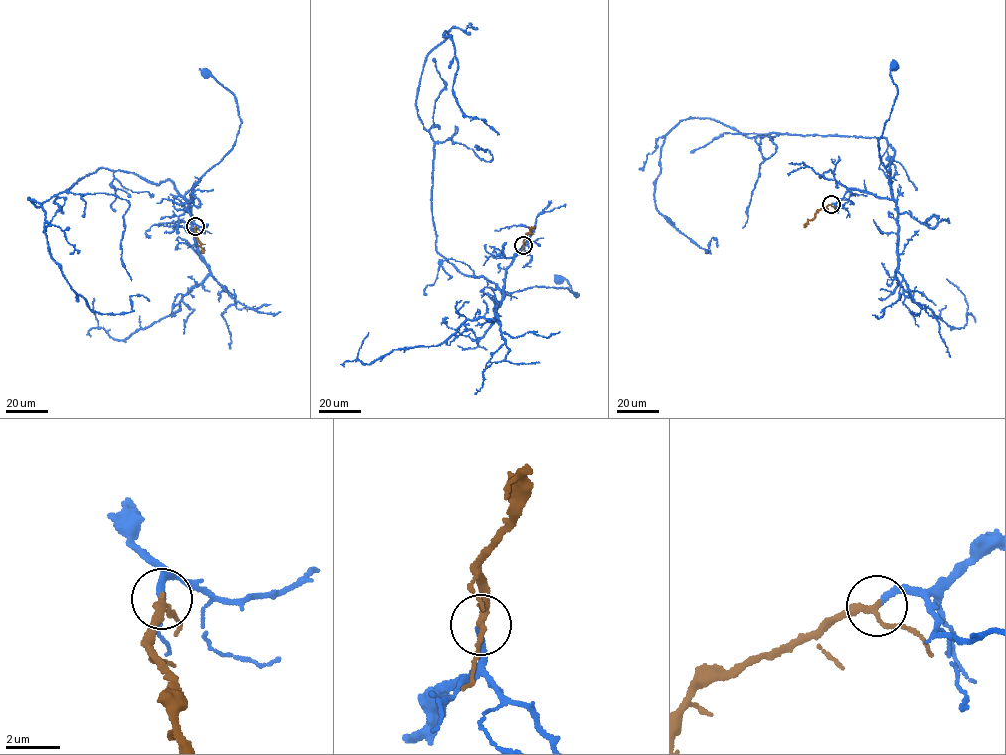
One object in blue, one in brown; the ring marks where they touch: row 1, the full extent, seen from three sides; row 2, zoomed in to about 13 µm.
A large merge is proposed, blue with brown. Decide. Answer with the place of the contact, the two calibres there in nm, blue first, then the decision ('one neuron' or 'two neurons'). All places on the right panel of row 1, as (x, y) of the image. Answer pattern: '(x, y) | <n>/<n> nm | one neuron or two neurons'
(831, 204) | 220/220 nm | one neuron

